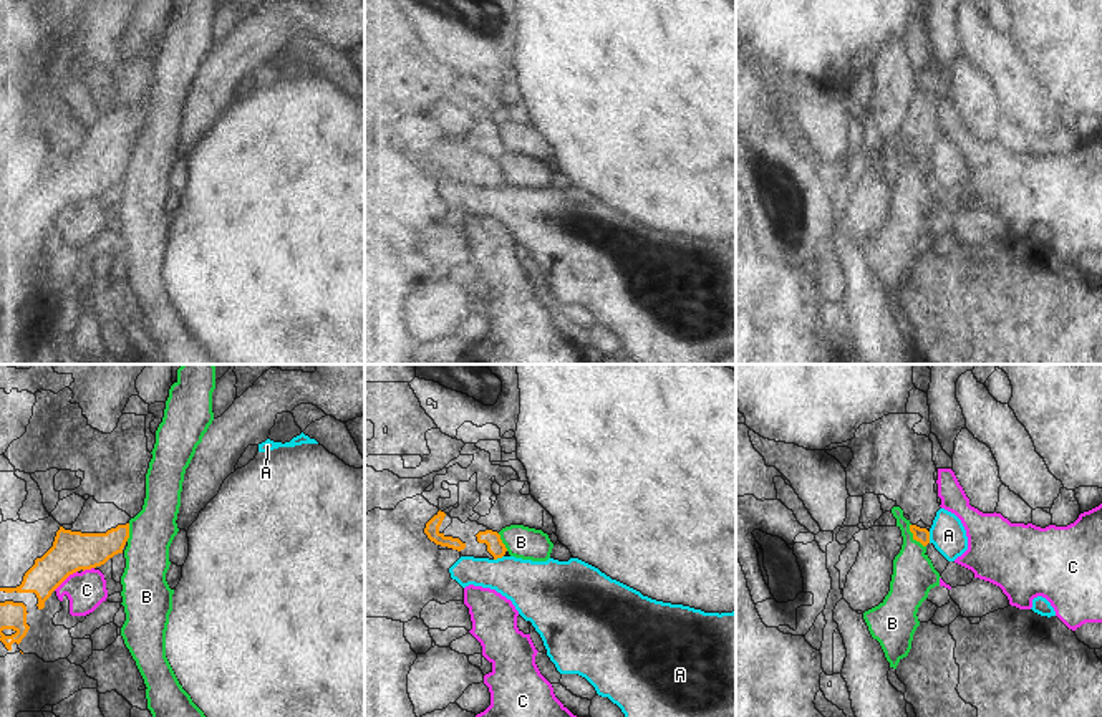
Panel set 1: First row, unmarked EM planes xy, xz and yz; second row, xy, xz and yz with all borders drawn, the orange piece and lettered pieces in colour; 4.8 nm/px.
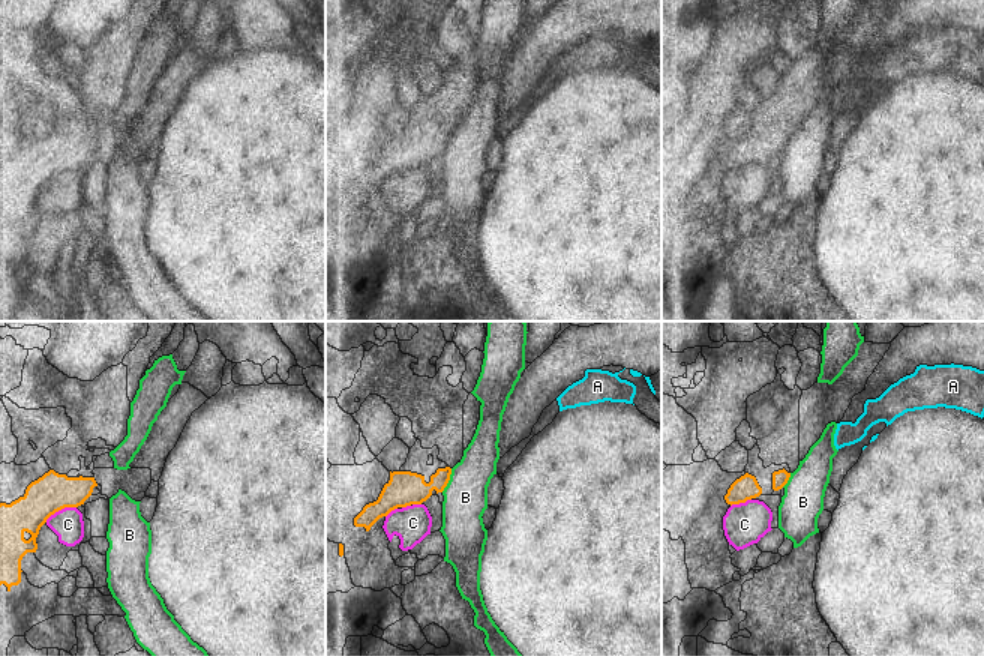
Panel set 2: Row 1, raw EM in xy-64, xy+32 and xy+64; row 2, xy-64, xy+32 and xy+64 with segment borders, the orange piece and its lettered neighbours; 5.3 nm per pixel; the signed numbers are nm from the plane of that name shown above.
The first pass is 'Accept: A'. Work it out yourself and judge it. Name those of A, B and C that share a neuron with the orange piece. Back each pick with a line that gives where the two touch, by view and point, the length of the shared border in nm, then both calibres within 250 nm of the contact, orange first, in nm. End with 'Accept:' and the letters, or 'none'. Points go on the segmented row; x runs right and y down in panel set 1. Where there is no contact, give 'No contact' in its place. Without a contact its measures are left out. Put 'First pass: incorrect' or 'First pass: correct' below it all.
Accept: none
First pass: incorrect

